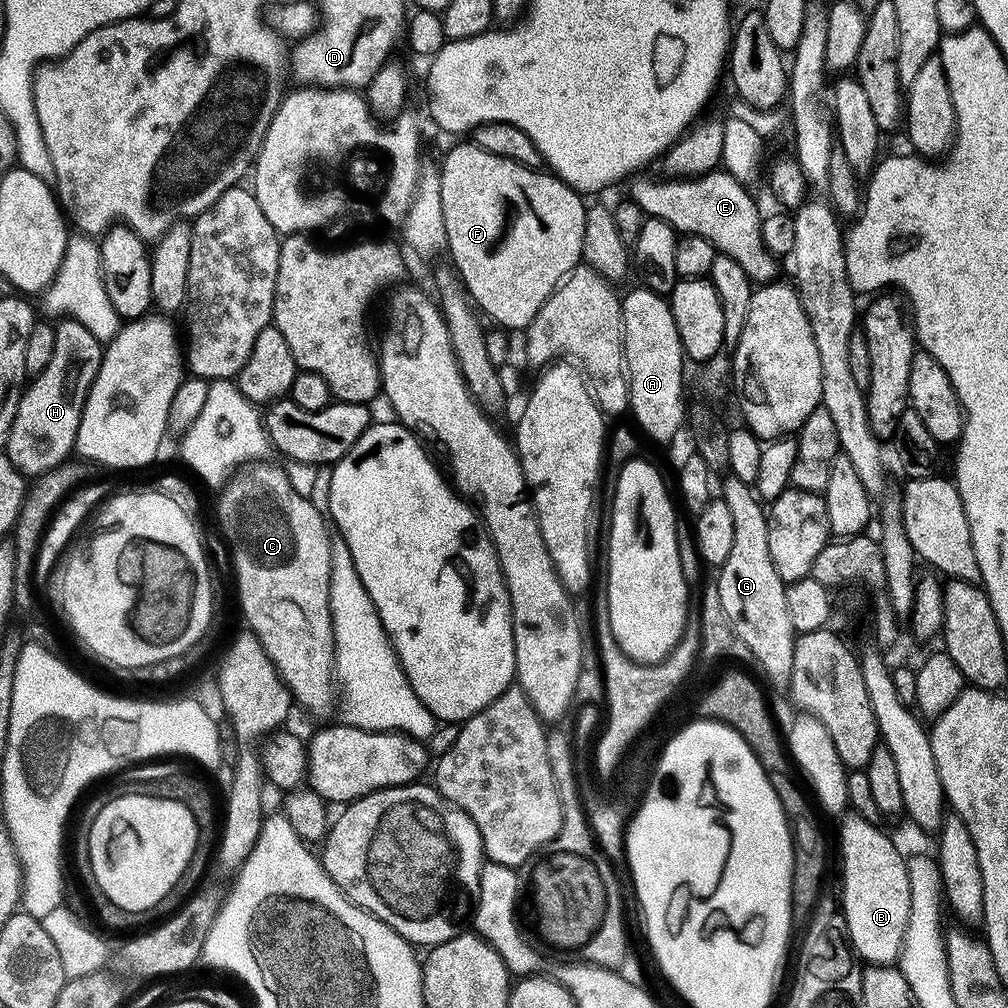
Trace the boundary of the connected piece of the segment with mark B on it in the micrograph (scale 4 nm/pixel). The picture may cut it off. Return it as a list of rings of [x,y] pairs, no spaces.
[[[848,814],[840,822],[840,860],[844,863],[842,911],[850,947],[865,965],[895,965],[904,947],[910,918],[910,878],[905,857],[900,857],[895,842],[882,829],[876,828],[880,826],[873,821]]]

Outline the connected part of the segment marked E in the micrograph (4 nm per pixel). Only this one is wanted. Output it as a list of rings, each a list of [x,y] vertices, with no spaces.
[[[717,170],[705,176],[660,180],[651,180],[644,175],[648,174],[637,175],[627,185],[627,195],[635,204],[642,206],[645,217],[666,222],[685,236],[706,238],[706,242],[713,244],[719,255],[734,258],[734,262],[746,270],[753,285],[759,286],[777,279],[777,257],[768,252],[762,242],[762,212],[756,209],[751,194],[746,190],[748,188],[731,173]]]

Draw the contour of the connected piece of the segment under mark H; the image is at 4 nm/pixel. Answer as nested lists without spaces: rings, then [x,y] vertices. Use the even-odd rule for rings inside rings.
[[[61,319],[55,325],[54,354],[50,366],[42,370],[20,394],[14,426],[10,426],[6,455],[25,478],[35,478],[54,470],[73,455],[80,425],[80,411],[90,386],[100,369],[102,341],[94,338],[77,320]]]

